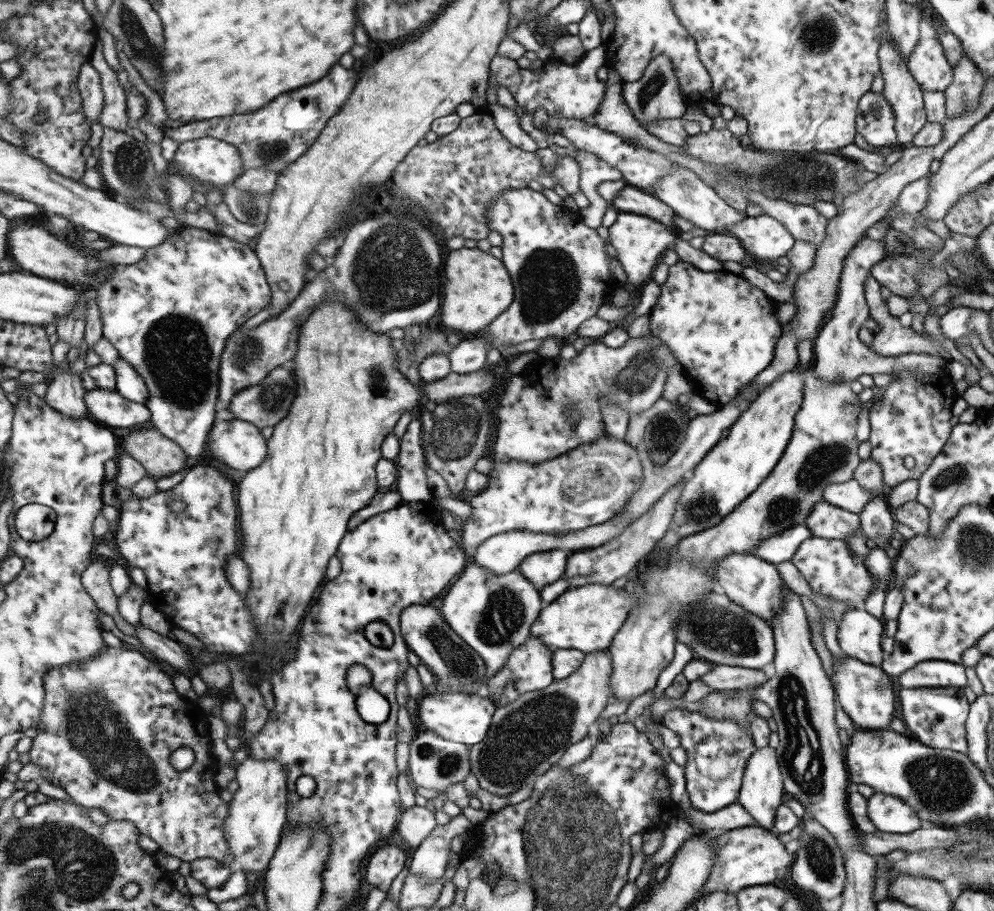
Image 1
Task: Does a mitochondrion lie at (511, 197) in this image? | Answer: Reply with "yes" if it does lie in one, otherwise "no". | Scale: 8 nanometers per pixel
no

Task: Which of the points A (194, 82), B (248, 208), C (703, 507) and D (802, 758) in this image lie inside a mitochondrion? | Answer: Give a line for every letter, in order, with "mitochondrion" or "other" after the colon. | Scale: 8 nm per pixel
A: other
B: mitochondrion
C: mitochondrion
D: mitochondrion

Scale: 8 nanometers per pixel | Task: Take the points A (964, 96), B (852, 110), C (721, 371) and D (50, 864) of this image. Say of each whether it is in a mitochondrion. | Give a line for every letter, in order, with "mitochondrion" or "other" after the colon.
A: mitochondrion
B: other
C: other
D: mitochondrion

